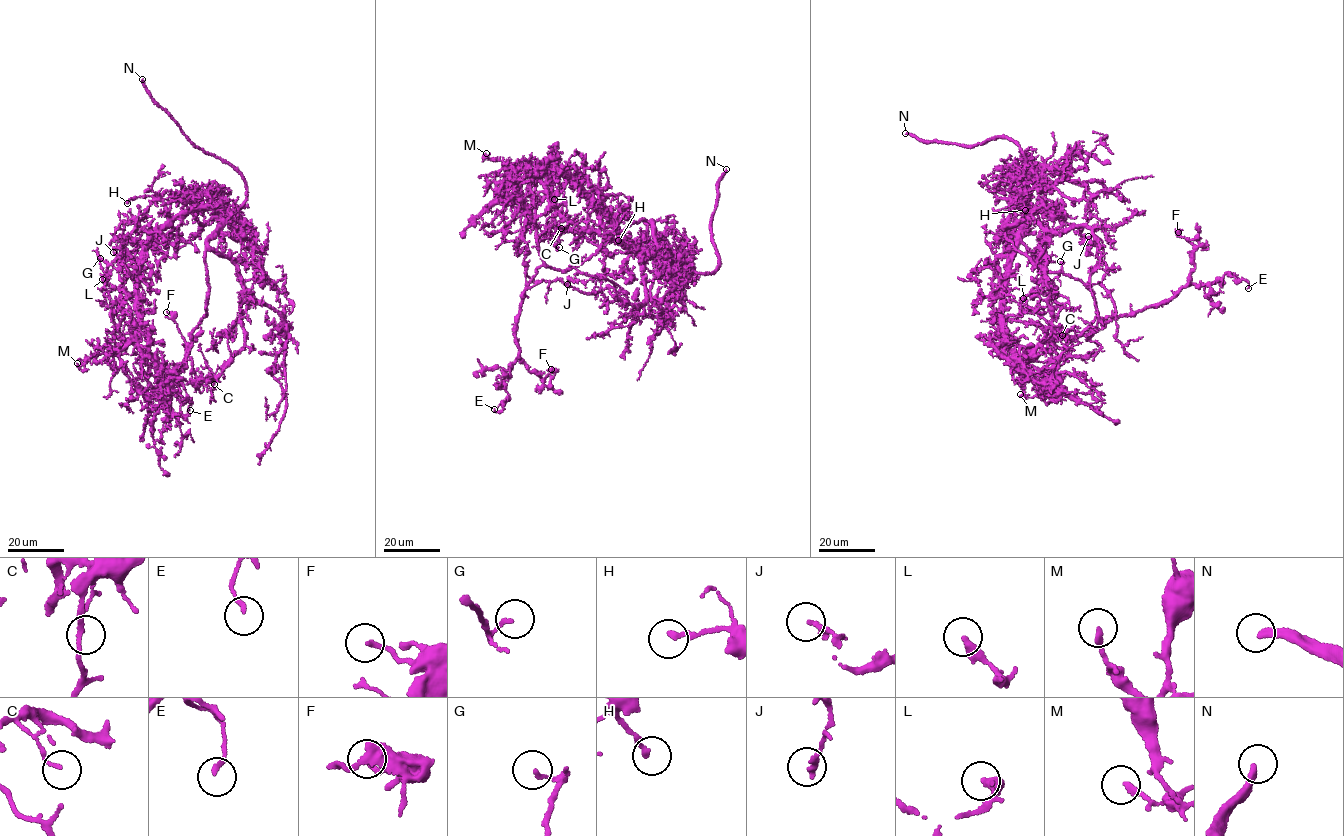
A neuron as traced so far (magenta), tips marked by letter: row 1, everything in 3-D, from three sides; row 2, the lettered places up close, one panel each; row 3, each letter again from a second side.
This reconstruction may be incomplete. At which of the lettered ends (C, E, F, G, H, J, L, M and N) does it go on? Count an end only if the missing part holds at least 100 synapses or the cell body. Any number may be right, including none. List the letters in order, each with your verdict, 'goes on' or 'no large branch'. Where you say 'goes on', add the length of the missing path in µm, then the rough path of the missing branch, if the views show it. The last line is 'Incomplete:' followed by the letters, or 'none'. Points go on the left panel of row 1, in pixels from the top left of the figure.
C: no large branch
E: no large branch
F: no large branch
G: no large branch
H: no large branch
J: no large branch
L: no large branch
M: no large branch
N: goes on | 70 µm
Incomplete: N

